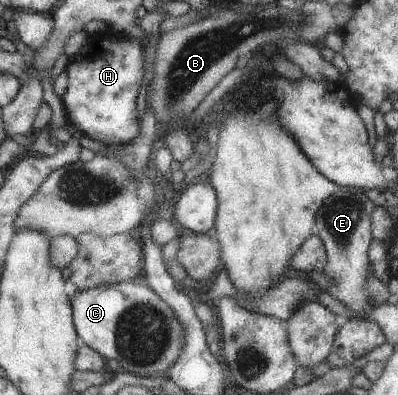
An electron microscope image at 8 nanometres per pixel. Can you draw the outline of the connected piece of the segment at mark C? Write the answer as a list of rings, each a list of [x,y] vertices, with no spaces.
[[[126,281],[82,289],[71,298],[70,308],[78,347],[87,346],[105,360],[116,360],[122,372],[157,378],[175,364],[183,348],[183,326],[149,286]]]

